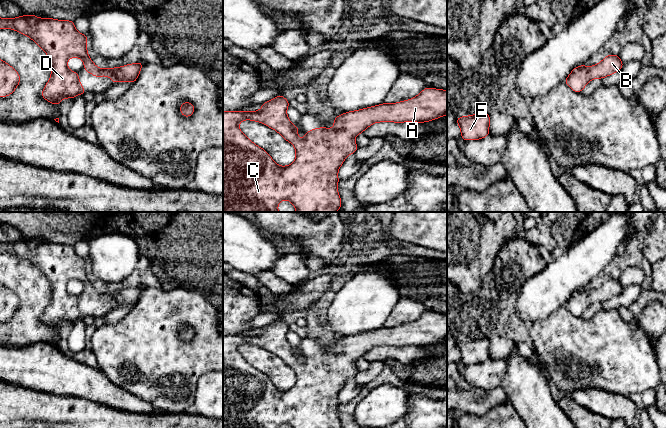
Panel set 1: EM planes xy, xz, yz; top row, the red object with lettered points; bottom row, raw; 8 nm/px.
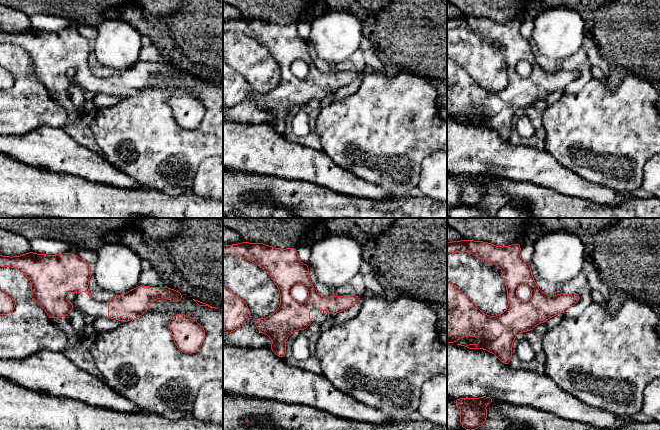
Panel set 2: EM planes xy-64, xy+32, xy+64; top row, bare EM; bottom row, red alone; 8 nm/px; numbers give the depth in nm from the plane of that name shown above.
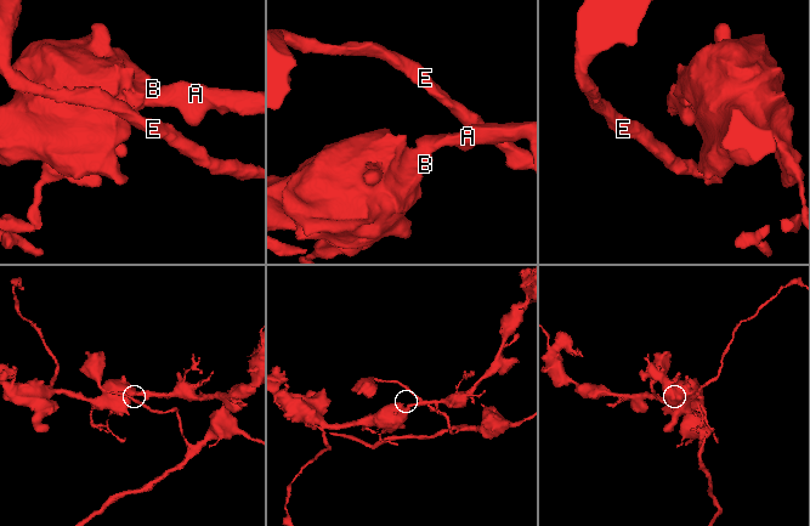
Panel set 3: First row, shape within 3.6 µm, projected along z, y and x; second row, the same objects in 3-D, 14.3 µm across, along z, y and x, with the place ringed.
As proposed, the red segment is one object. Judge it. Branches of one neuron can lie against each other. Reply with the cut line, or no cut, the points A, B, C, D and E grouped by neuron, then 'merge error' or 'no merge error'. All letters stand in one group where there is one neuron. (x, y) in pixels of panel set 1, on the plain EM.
no cut | A B C D E | no merge error

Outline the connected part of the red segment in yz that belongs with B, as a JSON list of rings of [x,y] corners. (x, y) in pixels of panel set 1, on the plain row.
[[[607,279],[596,289],[587,291],[577,290],[564,305],[573,315],[581,317],[590,304],[612,299],[622,293],[623,287],[619,279]]]

